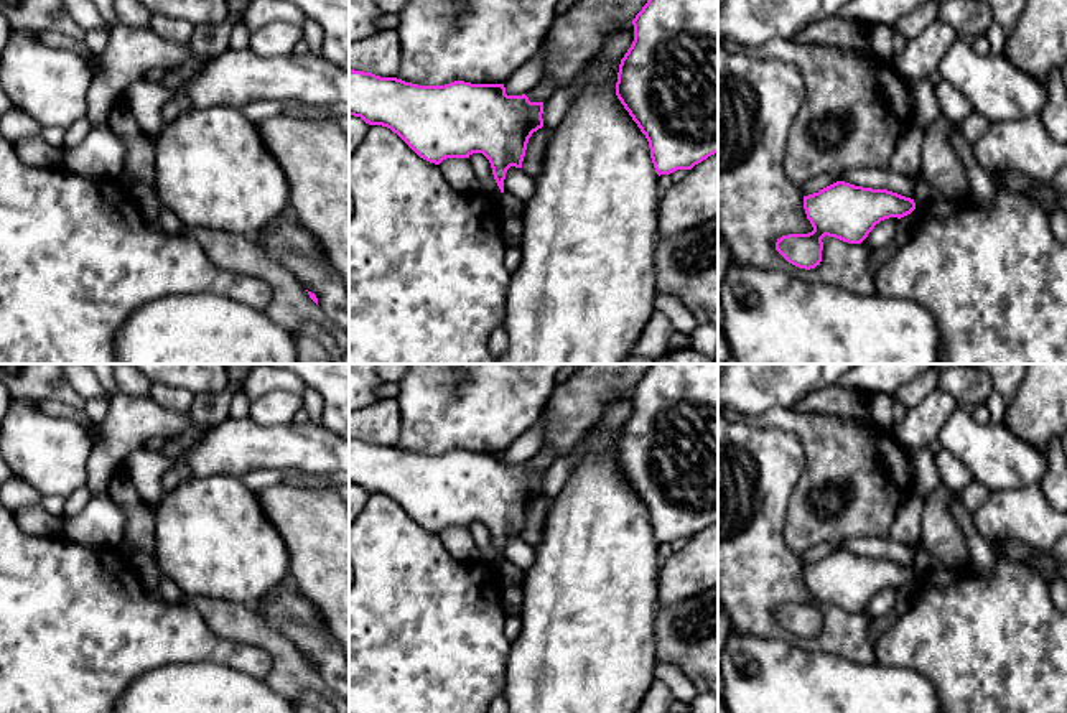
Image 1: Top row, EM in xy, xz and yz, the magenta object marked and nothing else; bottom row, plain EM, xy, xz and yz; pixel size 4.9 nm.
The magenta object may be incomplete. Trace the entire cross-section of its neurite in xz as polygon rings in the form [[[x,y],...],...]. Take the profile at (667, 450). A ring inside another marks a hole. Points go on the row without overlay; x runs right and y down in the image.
[[[652,364],[632,394],[634,410],[619,433],[616,464],[645,504],[659,545],[692,538],[718,522],[718,364]]]

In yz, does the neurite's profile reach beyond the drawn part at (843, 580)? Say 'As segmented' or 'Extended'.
As segmented

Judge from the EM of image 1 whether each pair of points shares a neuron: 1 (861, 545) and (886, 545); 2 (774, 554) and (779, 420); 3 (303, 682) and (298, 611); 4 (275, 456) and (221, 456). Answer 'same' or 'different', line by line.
1: same
2: different
3: different
4: same

